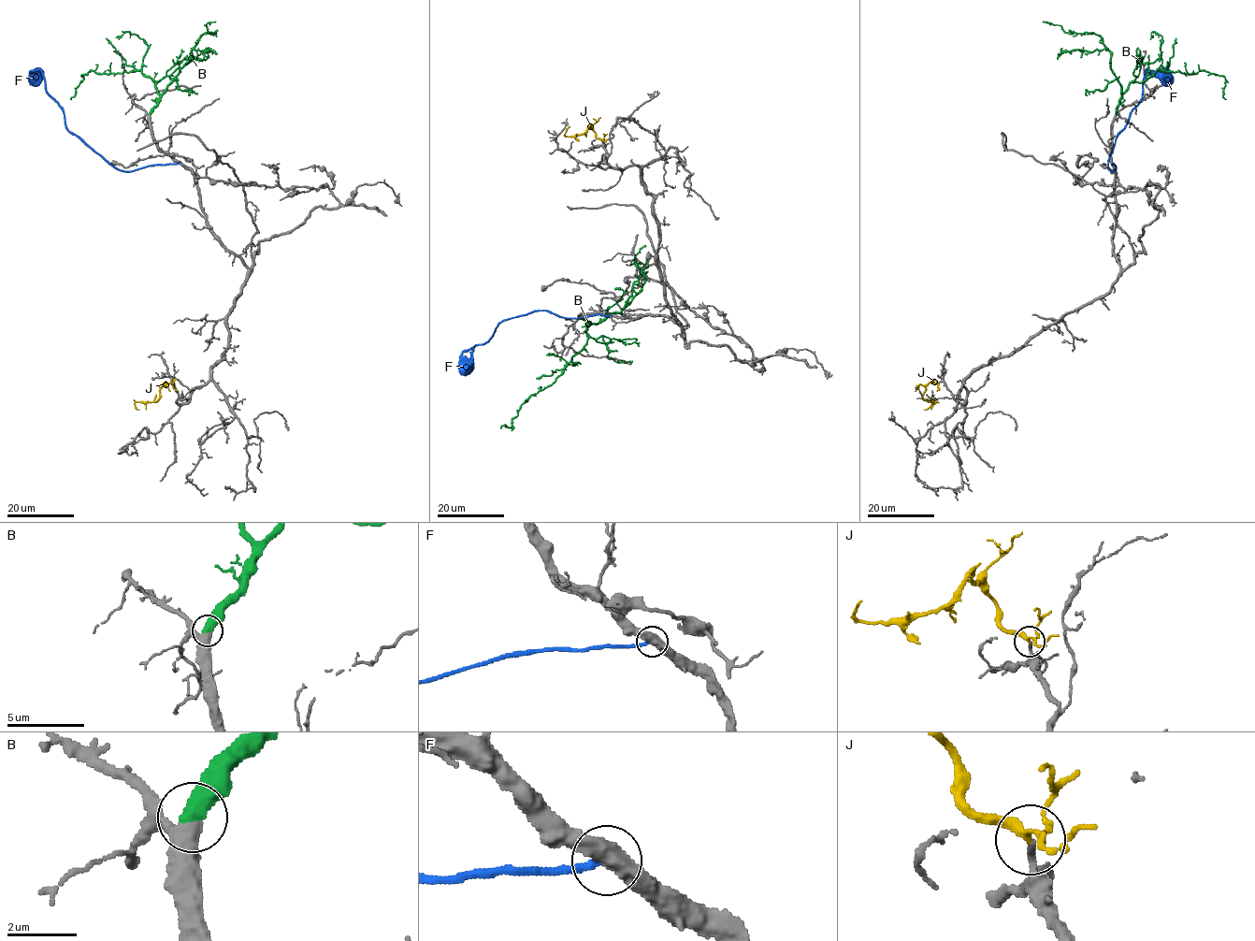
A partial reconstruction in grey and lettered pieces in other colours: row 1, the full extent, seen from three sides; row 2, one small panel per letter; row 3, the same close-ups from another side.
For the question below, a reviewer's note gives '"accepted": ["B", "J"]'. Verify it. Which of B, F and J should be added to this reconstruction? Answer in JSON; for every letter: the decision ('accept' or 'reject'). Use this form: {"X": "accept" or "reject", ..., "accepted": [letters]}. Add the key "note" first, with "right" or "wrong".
{"note": "right", "B": "accept", "F": "reject", "J": "accept", "accepted": ["B", "J"]}

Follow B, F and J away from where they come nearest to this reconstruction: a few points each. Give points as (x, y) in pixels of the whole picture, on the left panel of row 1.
B: (150, 113), (156, 106), (157, 82), (140, 69), (101, 74), (92, 70), (81, 75), (83, 79), (70, 99)
F: (180, 163), (128, 171), (114, 168), (67, 129), (64, 110), (46, 91), (42, 74), (30, 81)
J: (171, 383), (165, 382), (161, 386), (160, 398), (153, 402), (136, 402), (135, 406), (139, 410)

